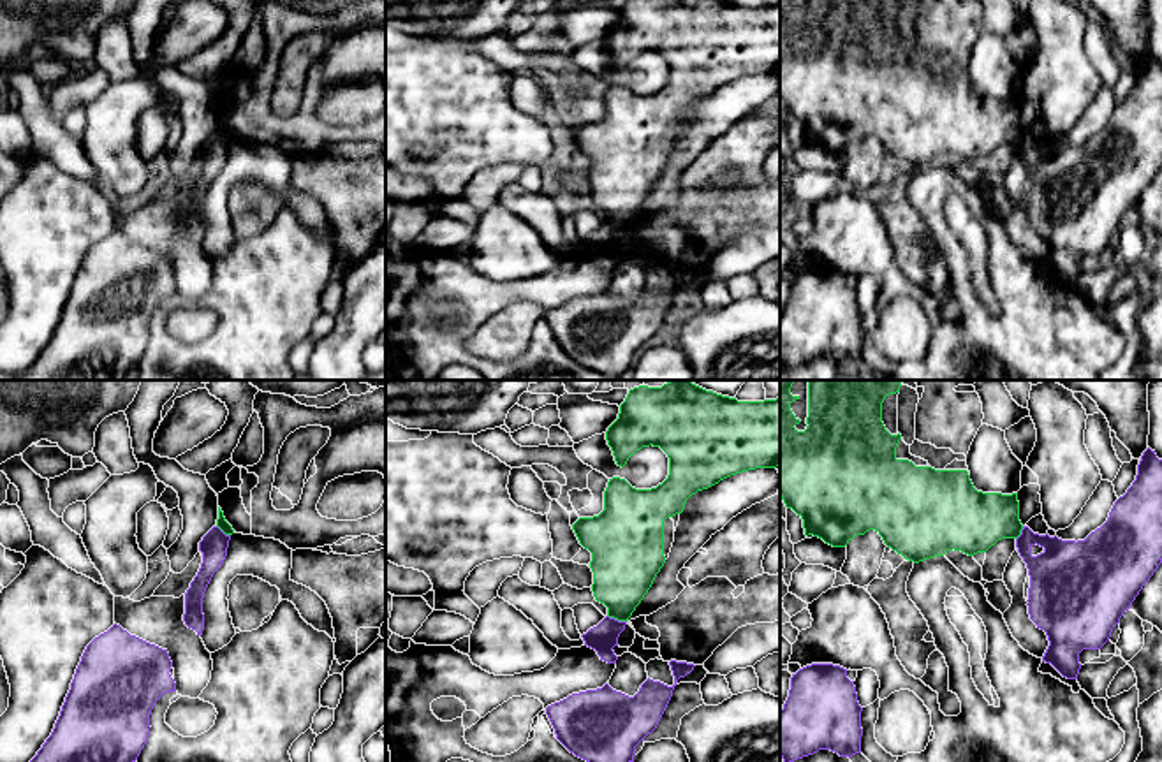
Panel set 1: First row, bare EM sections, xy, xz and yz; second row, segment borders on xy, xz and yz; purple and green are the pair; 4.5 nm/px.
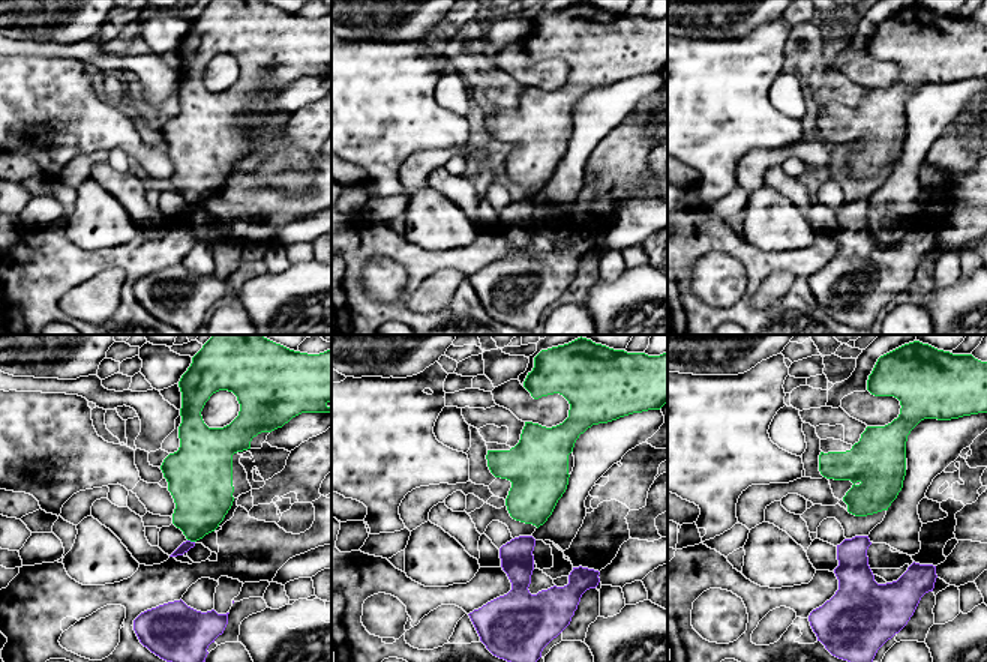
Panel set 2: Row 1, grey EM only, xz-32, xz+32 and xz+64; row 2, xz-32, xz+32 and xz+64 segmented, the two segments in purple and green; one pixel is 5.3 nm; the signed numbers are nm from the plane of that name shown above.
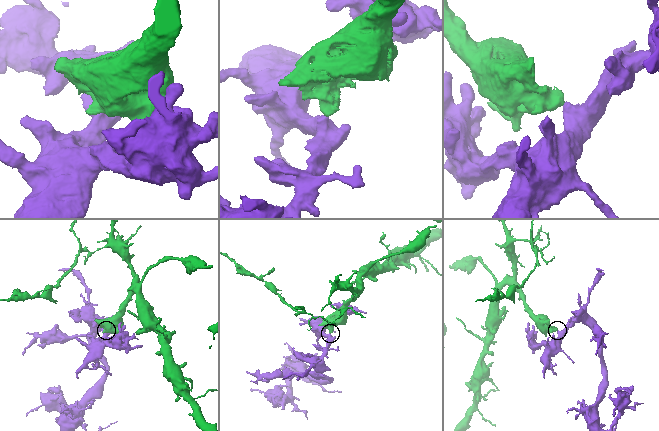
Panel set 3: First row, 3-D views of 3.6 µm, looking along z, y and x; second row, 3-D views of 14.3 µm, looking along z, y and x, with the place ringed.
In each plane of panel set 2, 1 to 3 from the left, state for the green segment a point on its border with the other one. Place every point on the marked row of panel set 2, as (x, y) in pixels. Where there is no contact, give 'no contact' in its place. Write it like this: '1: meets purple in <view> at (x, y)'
1: meets purple in xz-32 at (189, 541)
2: no contact
3: no contact

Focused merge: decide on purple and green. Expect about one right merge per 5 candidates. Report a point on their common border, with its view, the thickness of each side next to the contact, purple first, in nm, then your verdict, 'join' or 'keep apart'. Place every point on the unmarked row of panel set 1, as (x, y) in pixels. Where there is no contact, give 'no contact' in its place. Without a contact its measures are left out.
contact xz (617, 226); calibres 130 and 300 nm; keep apart

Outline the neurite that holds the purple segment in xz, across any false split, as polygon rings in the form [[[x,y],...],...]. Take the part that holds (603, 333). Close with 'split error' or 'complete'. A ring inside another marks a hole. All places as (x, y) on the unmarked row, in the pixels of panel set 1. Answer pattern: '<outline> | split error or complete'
[[[676,266],[669,271],[673,292],[648,283],[639,297],[629,303],[606,289],[548,311],[546,320],[556,345],[576,363],[620,378],[634,368],[636,352],[657,334],[678,285],[695,273]]] | complete

